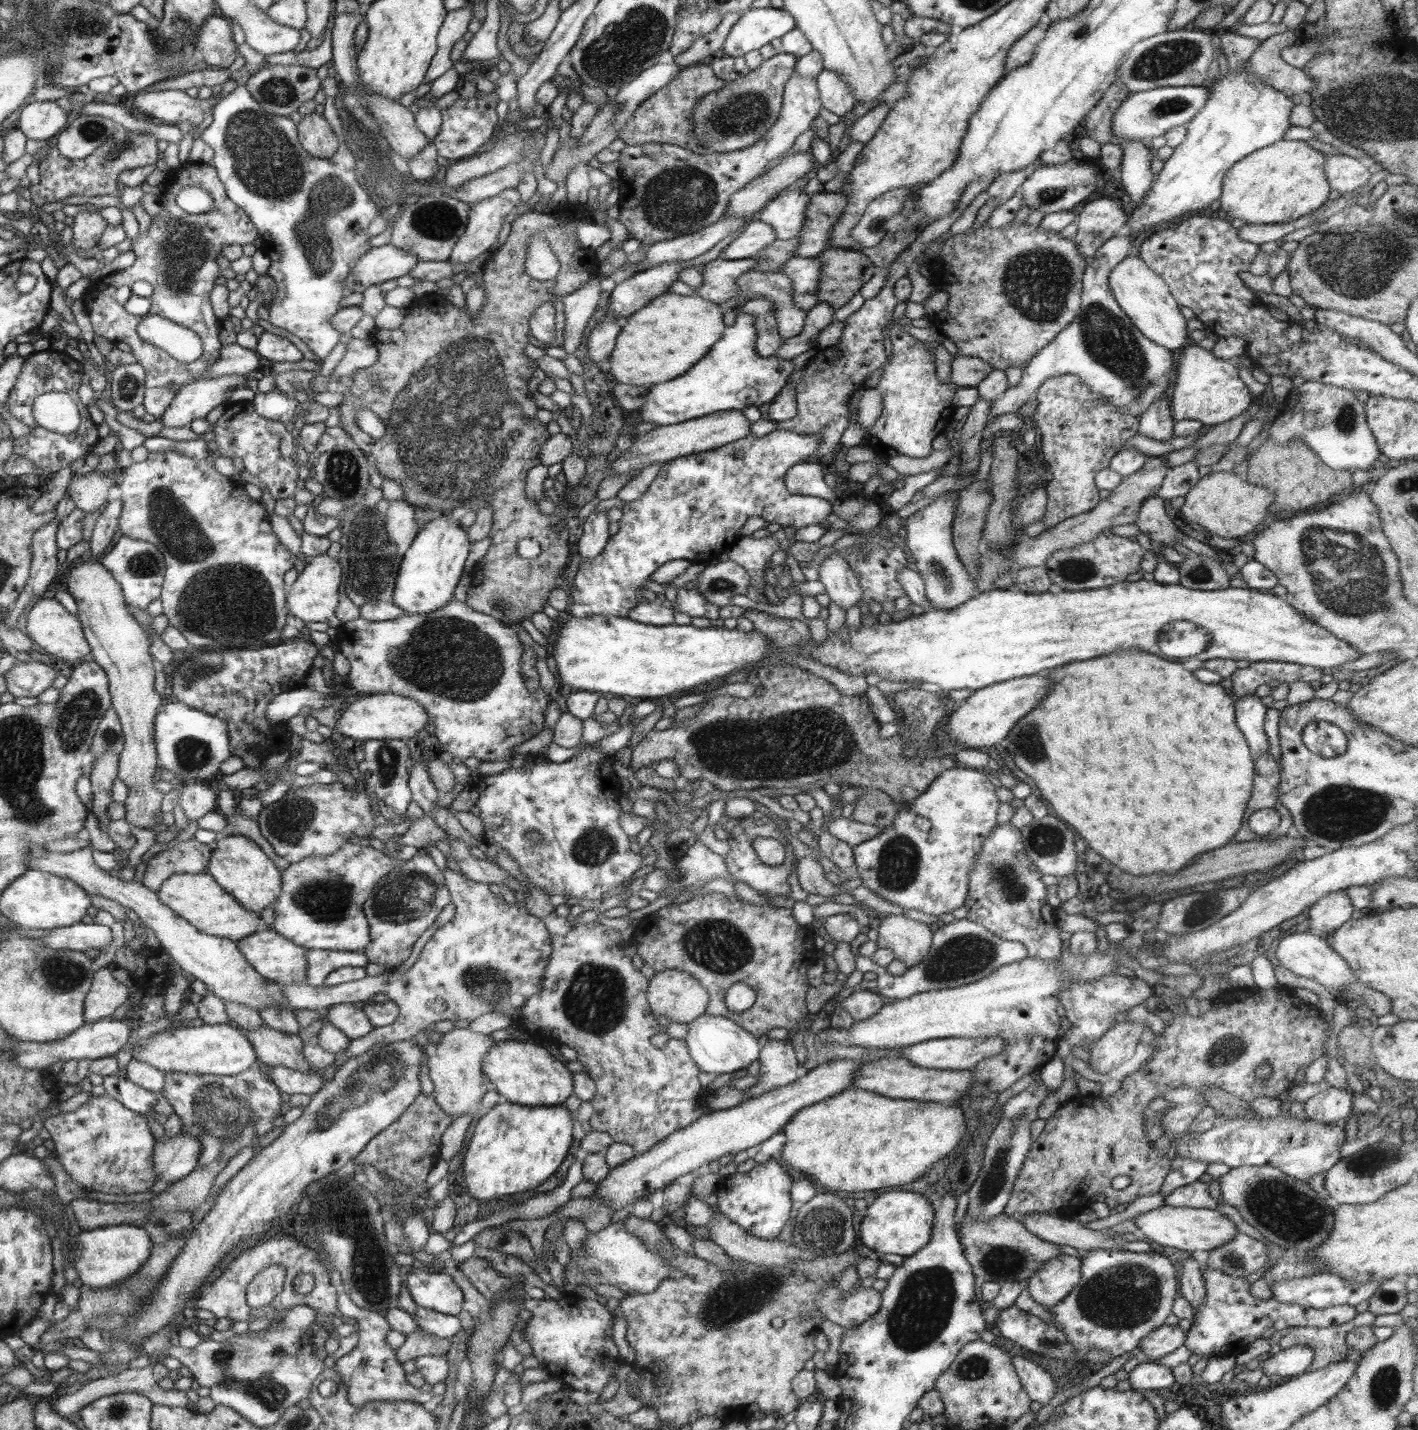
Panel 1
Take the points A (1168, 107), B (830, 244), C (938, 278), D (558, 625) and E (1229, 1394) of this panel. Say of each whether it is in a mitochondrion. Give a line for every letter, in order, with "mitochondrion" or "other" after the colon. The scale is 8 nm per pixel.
A: mitochondrion
B: other
C: other
D: other
E: other

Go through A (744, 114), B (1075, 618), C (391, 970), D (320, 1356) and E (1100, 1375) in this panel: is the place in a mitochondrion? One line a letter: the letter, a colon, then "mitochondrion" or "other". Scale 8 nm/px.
A: mitochondrion
B: other
C: other
D: other
E: other

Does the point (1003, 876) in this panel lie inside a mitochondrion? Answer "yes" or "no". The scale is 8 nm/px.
yes

